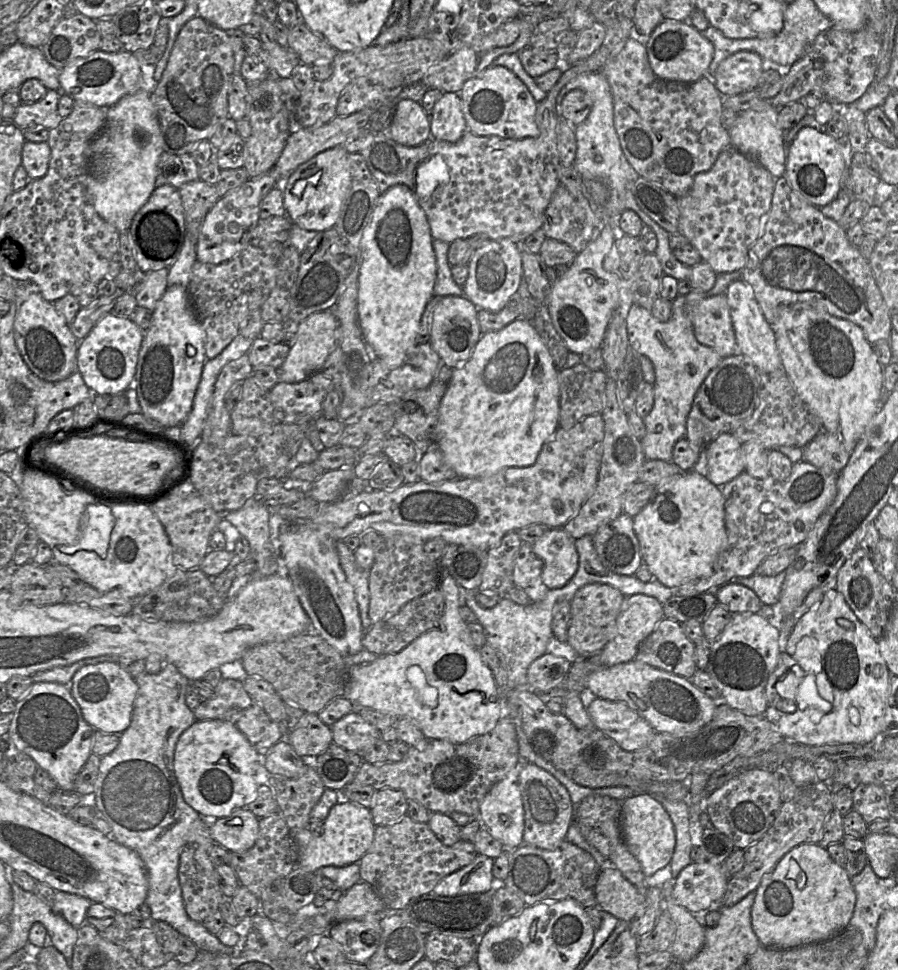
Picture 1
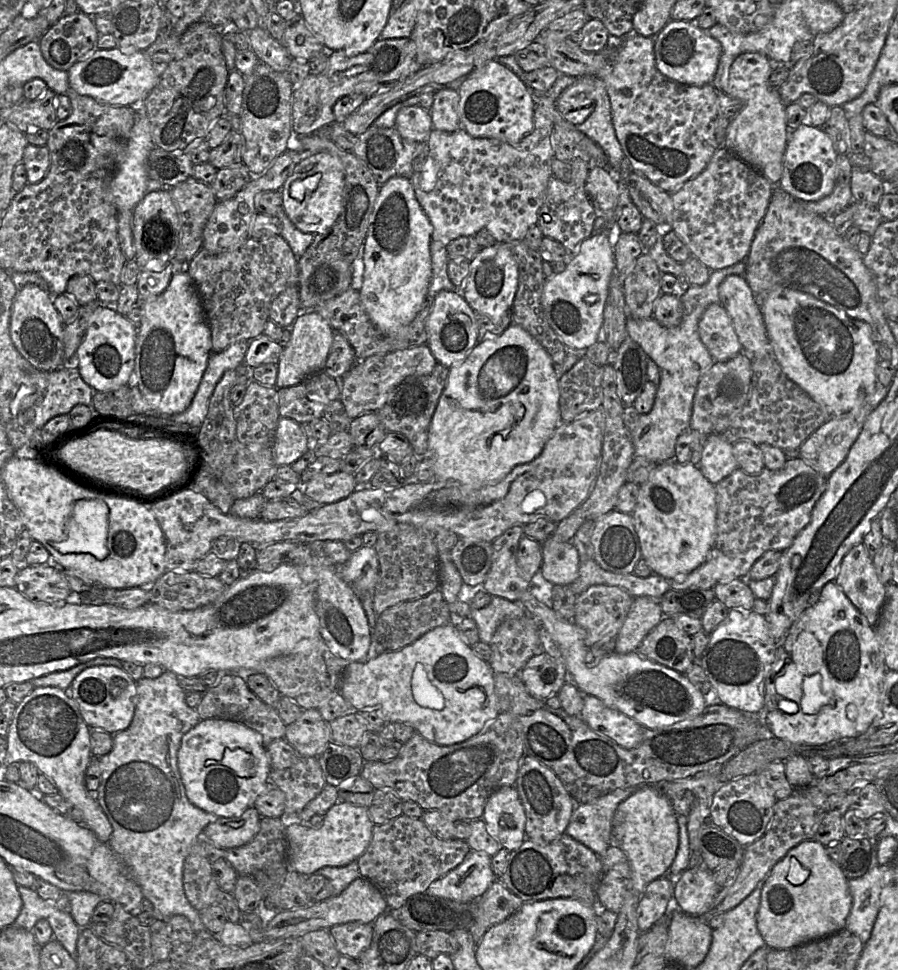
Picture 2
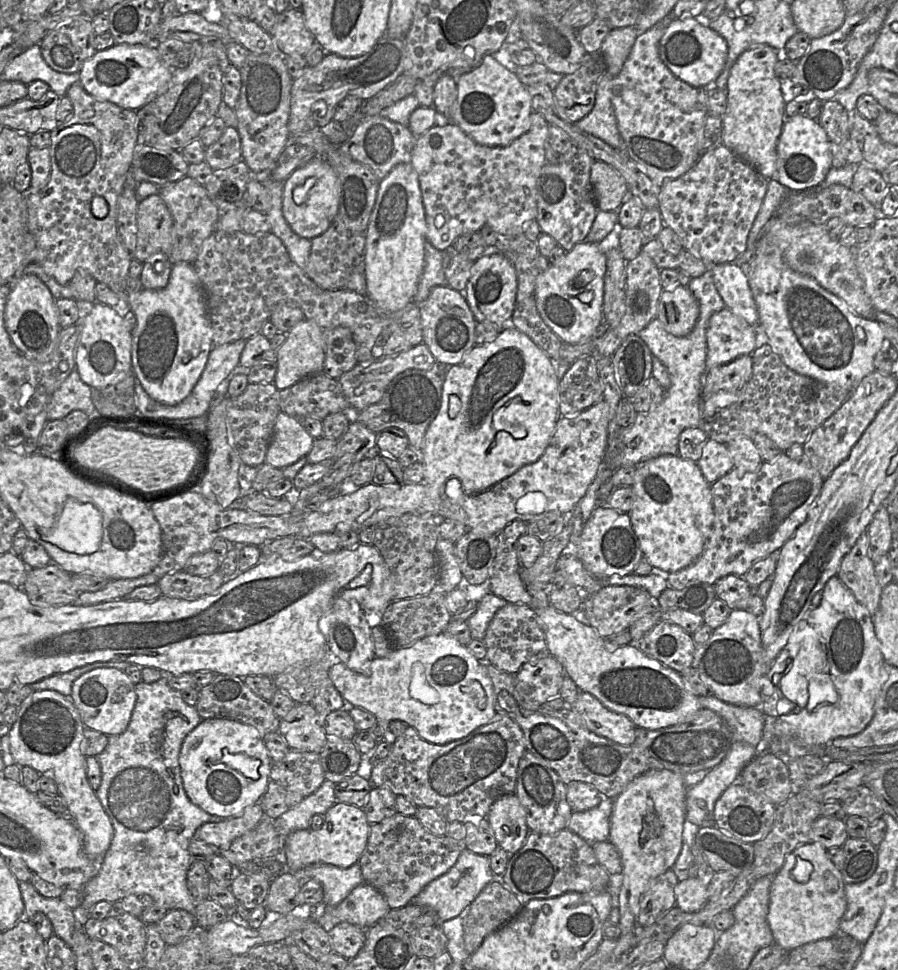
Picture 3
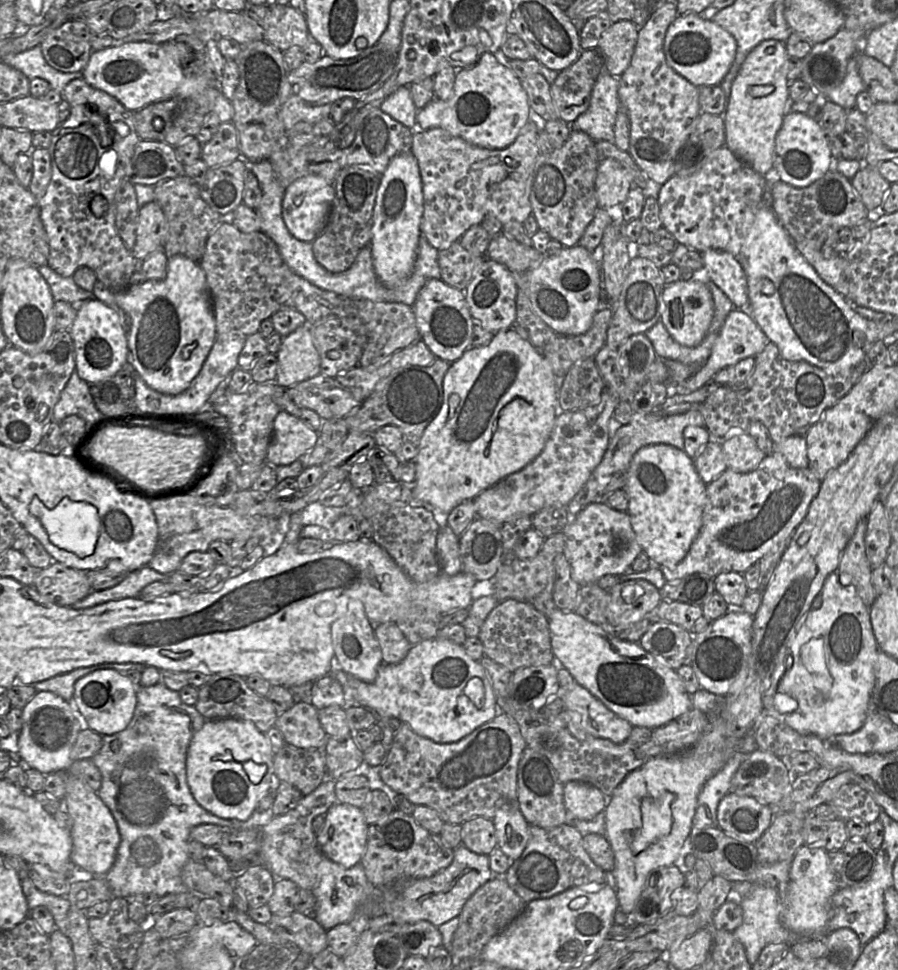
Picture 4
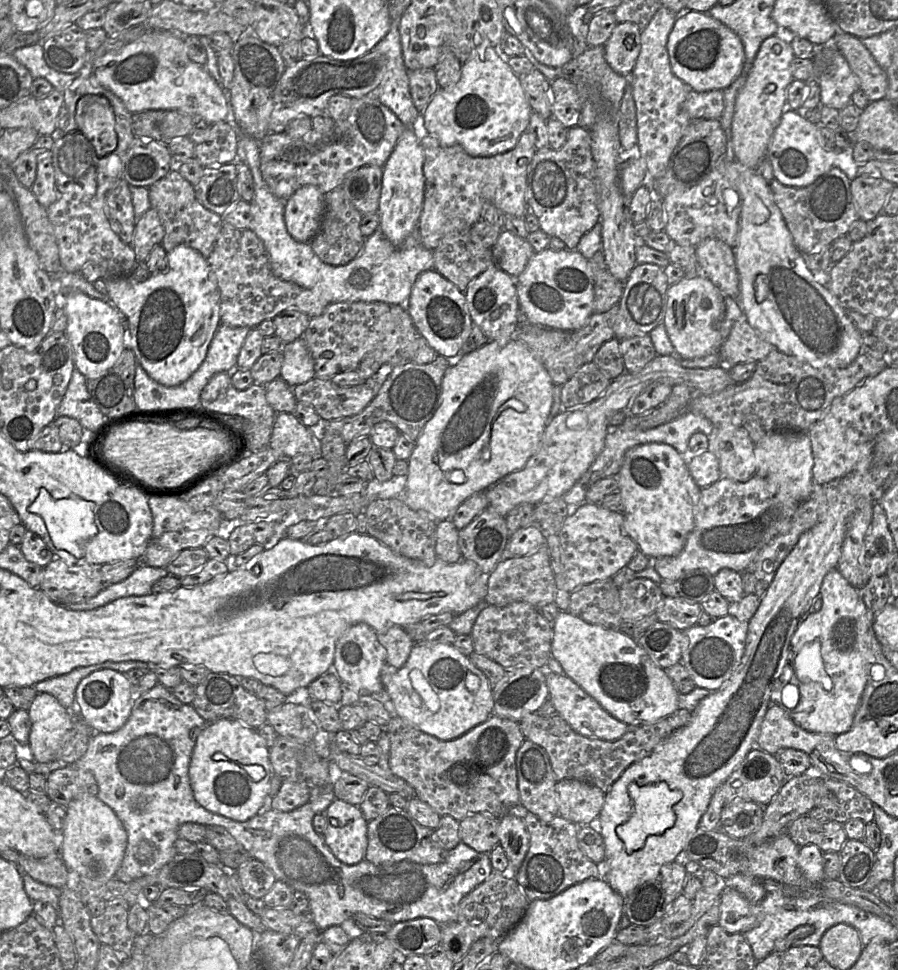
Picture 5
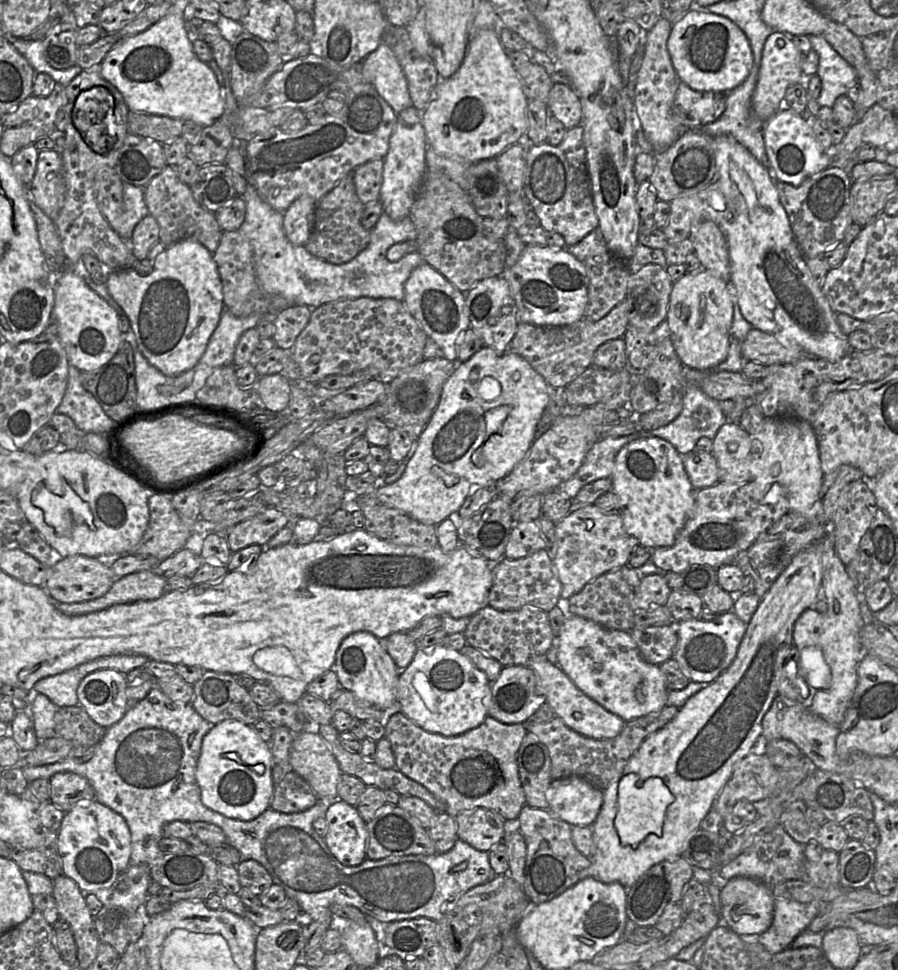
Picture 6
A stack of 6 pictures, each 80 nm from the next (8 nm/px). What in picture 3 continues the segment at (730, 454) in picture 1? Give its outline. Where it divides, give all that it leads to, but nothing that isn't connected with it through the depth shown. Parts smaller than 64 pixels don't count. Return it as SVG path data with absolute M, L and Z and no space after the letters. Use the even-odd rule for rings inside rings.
M710 438L705 442L702 456L696 464L709 484L715 483L734 468L727 446Z

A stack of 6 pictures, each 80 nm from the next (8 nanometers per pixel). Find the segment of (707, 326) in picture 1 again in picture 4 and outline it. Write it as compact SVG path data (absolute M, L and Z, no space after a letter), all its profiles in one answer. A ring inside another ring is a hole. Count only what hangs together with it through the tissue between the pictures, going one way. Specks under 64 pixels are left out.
M734 309L726 317L719 334L713 344L711 354L702 368L693 376L680 383L670 383L667 385L670 394L686 395L691 394L713 380L715 374L721 369L738 363L748 357L755 357L760 354L768 344L769 340L756 324L748 312Z

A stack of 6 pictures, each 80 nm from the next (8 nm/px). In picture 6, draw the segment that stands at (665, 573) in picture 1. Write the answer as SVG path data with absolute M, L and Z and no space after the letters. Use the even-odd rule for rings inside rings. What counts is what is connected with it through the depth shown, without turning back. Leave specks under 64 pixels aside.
M658 437L634 440L618 452L611 480L611 491L620 499L626 533L648 550L673 546L692 514L696 493L676 449Z

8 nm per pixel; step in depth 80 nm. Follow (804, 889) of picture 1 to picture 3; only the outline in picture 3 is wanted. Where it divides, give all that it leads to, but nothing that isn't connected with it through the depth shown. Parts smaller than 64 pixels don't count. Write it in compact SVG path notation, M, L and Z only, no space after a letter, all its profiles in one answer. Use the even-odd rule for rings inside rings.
M819 842L798 846L773 876L769 891L767 922L775 944L786 953L839 933L839 922L846 910L845 882L841 871L830 860Z

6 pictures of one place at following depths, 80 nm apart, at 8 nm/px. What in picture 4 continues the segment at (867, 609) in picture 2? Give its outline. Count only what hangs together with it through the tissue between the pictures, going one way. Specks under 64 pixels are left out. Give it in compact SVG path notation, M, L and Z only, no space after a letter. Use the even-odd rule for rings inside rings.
M867 518L860 520L841 555L837 568L840 583L853 585L863 603L870 608L877 598L871 582L872 567L866 556L865 532Z

